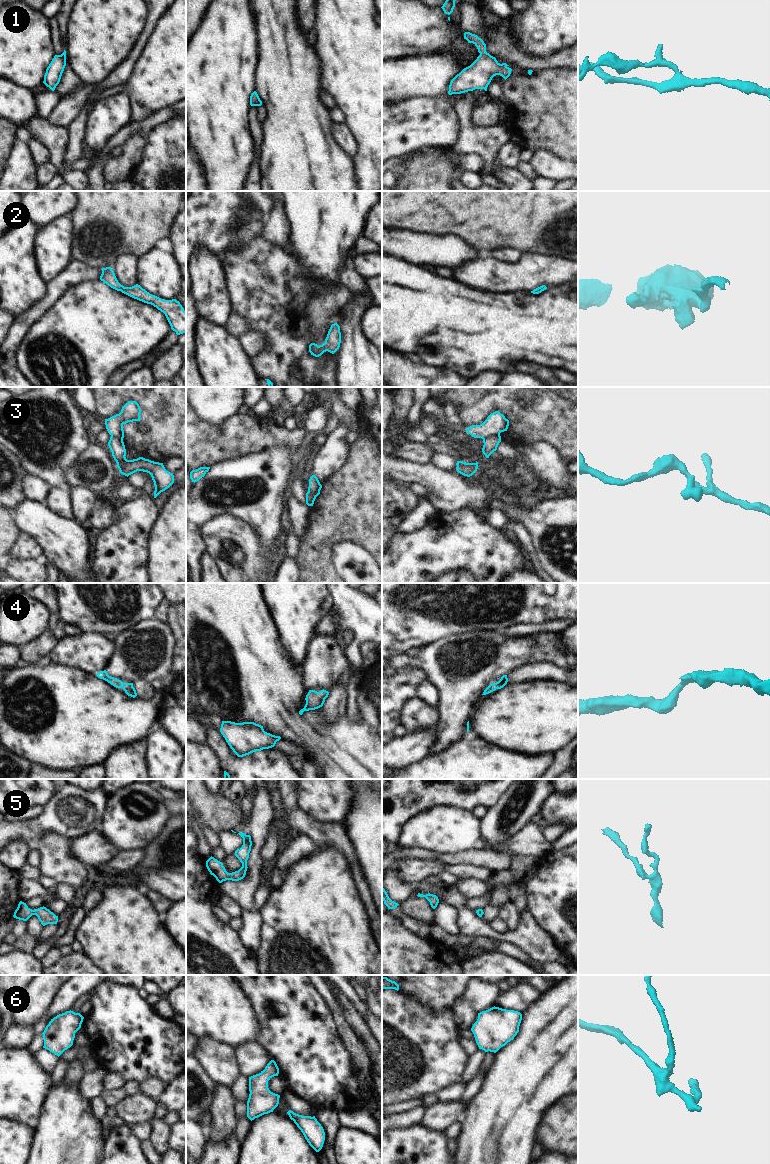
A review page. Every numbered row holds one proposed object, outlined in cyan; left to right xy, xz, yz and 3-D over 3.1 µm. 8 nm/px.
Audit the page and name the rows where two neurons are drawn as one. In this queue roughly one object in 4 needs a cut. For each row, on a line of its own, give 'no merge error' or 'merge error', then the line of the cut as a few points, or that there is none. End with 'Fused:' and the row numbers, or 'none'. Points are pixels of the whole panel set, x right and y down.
1: no merge error | no cut
2: no merge error | no cut
3: merge error | yz (499, 434), (493, 434), (483, 440)
4: no merge error | no cut
5: no merge error | no cut
6: no merge error | no cut
Fused: 3

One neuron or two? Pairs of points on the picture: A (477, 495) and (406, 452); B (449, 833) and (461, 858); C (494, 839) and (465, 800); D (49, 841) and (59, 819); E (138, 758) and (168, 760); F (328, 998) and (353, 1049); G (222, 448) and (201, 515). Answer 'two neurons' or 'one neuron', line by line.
A: two neurons
B: two neurons
C: two neurons
D: two neurons
E: two neurons
F: one neuron
G: two neurons

